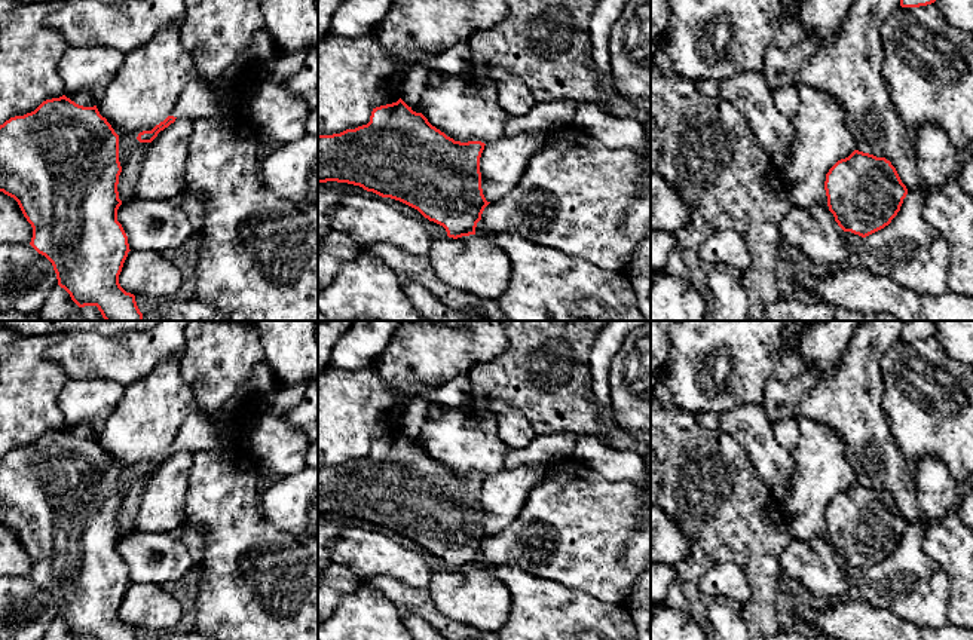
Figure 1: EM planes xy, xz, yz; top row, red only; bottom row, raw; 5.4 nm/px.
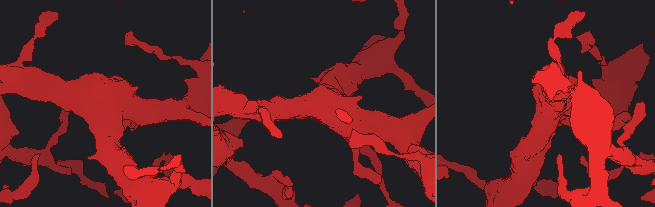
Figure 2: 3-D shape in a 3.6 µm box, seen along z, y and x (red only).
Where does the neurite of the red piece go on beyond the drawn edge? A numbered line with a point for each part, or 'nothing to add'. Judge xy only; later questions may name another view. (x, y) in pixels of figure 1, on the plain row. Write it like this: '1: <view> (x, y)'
1: xy (198, 432)

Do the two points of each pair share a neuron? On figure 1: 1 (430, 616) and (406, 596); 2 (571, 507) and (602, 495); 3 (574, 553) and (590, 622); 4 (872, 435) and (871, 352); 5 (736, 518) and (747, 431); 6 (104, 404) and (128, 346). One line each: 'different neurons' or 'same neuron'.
1: same neuron
2: same neuron
3: different neurons
4: same neuron
5: different neurons
6: different neurons

